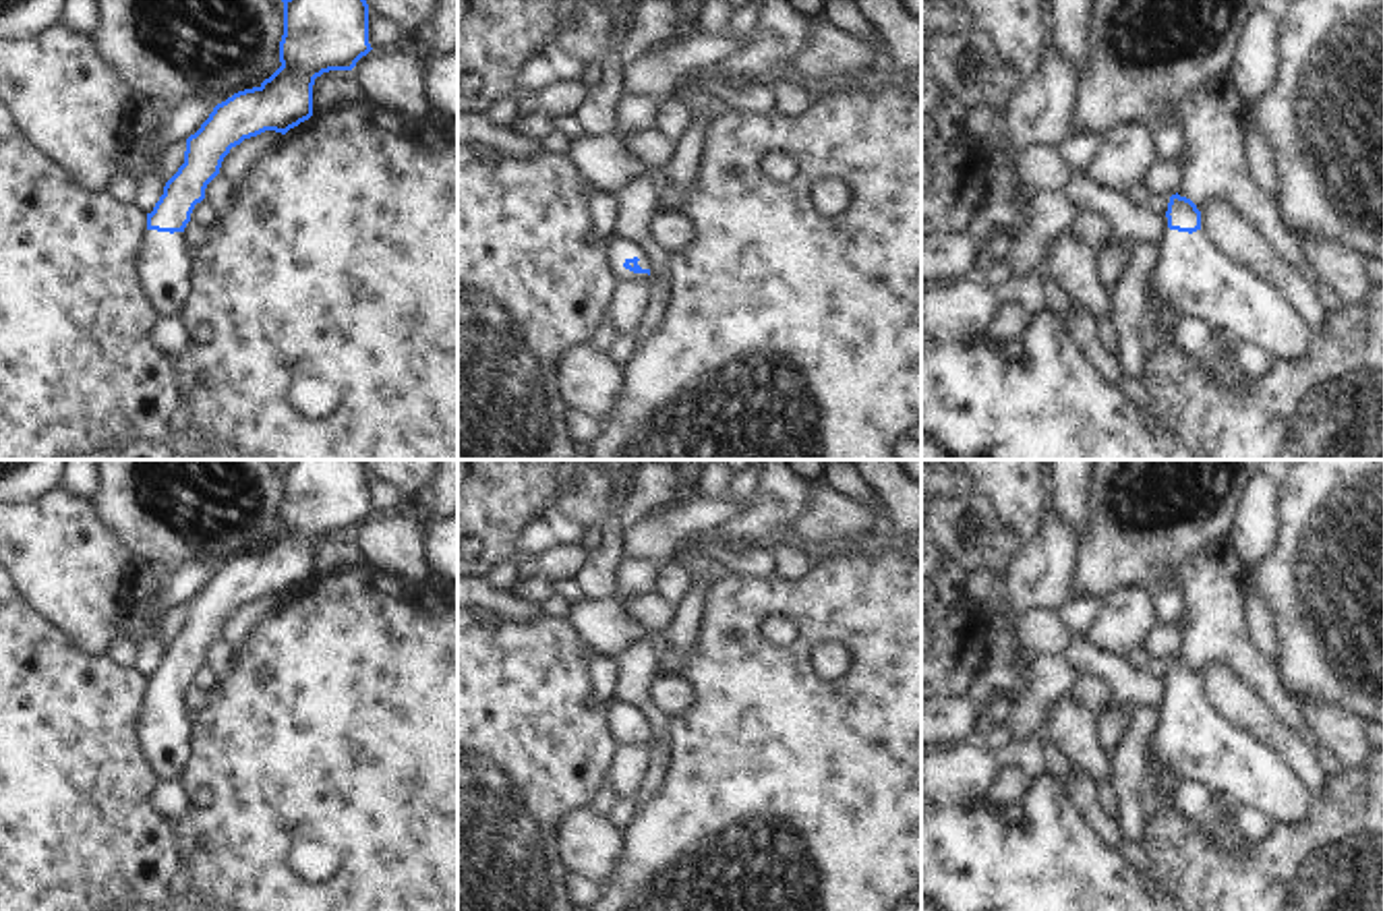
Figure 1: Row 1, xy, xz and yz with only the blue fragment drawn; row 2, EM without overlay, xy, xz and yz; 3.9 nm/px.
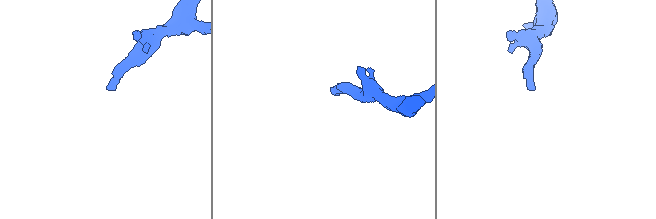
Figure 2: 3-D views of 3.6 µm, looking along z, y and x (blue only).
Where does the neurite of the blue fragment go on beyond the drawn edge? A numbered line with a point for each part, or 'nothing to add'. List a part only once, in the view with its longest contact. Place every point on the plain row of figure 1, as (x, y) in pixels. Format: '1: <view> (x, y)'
1: xz (618, 715)

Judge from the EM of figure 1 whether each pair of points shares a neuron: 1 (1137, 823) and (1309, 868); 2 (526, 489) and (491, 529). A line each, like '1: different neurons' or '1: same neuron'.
1: different neurons
2: same neuron

